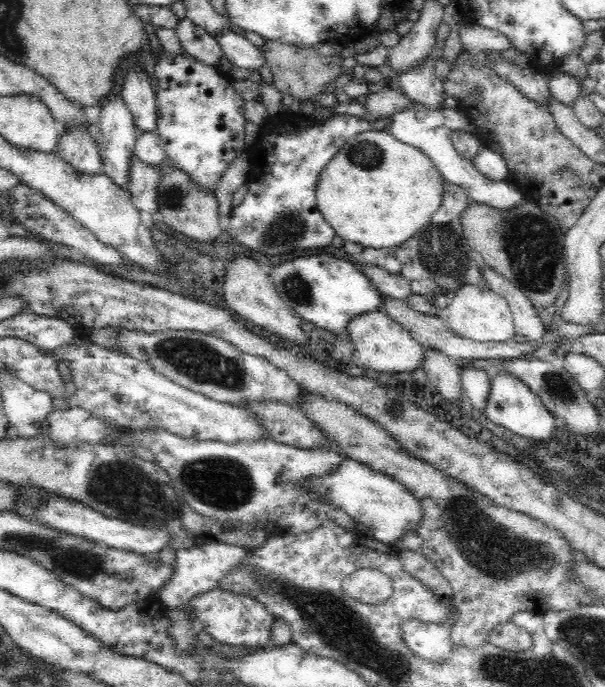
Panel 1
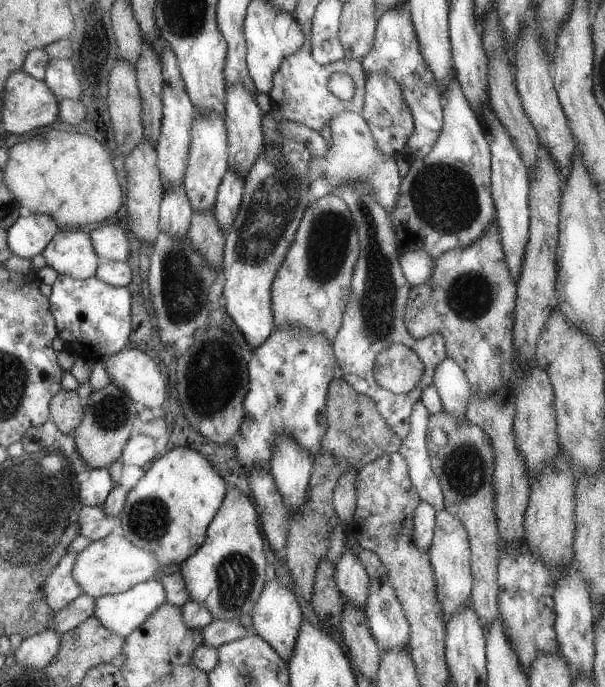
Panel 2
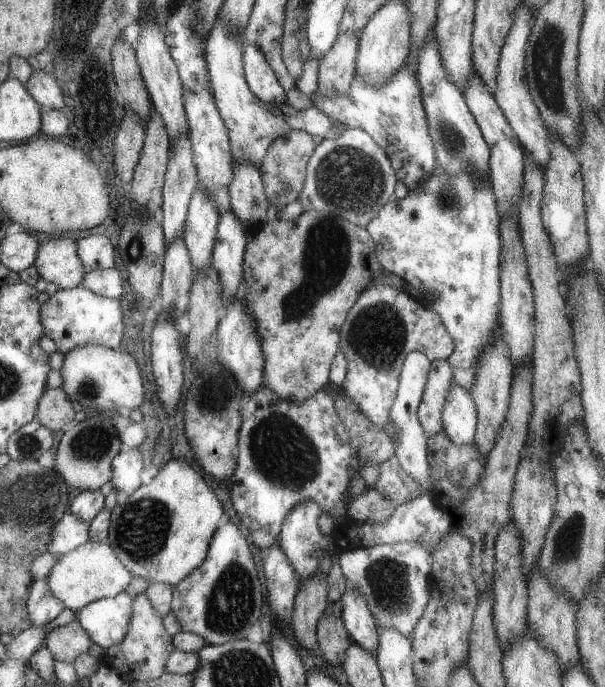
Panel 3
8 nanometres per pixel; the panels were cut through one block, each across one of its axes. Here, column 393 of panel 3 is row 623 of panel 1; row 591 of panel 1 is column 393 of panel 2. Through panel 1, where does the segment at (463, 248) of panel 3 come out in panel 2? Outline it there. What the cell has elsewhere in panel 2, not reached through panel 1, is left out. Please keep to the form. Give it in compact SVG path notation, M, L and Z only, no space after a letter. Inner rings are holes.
M451 72L443 98L443 128L437 142L423 160L409 164L403 176L397 206L389 210L389 218L399 238L397 248L425 248L433 260L453 248L467 248L495 220L491 198L491 150L483 134L483 126L467 102L459 80Z

